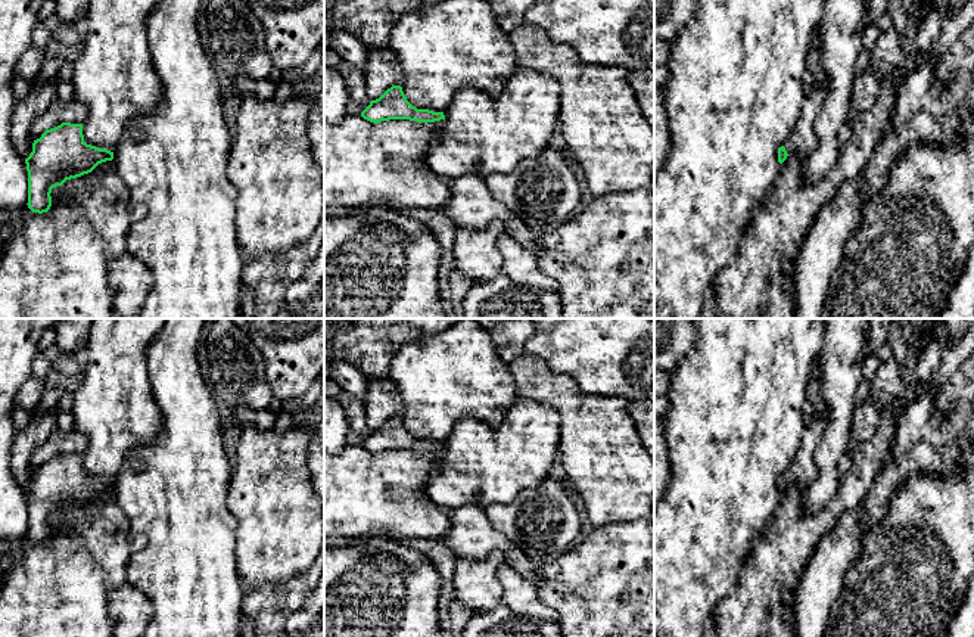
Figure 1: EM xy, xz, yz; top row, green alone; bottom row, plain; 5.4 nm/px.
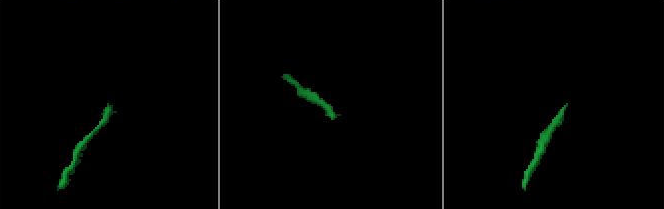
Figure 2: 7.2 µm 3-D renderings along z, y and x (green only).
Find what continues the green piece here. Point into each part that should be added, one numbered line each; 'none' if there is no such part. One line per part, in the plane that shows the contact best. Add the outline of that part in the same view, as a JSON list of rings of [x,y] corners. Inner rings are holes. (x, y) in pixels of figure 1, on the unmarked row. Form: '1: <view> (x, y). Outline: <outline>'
1: xz (438, 454). Outline: [[[441,450],[441,451],[435,451],[433,453],[435,454],[435,469],[433,469],[433,472],[432,472],[432,476],[435,475],[435,473],[438,473],[438,470],[439,470],[439,467],[441,467],[441,463],[442,463],[442,459],[444,459],[444,456],[445,456],[445,450]]]

